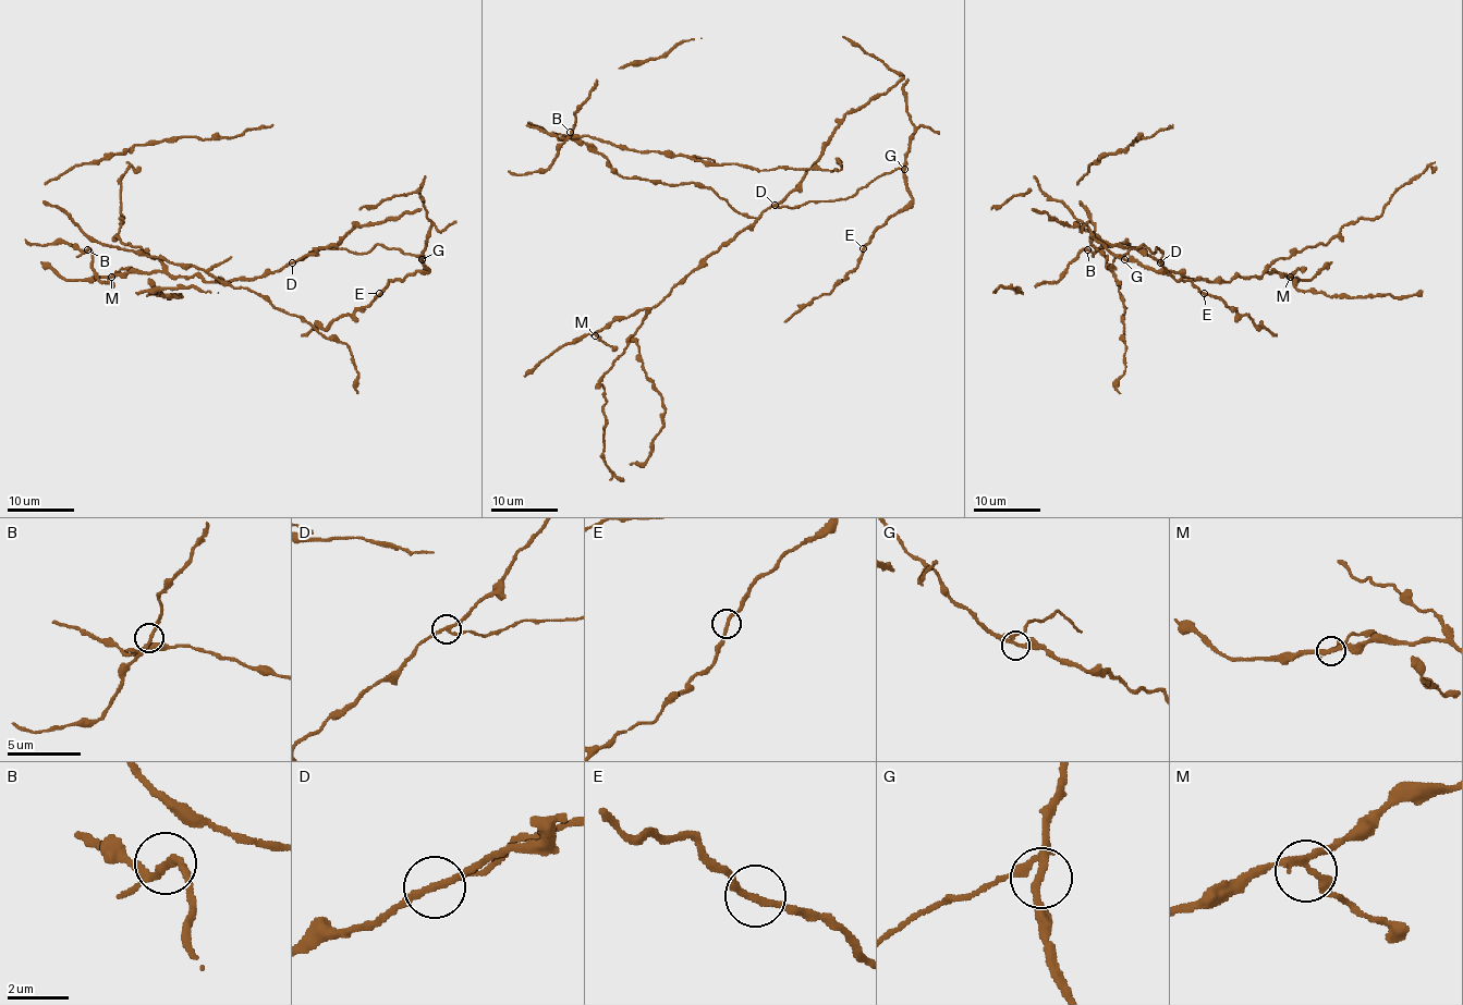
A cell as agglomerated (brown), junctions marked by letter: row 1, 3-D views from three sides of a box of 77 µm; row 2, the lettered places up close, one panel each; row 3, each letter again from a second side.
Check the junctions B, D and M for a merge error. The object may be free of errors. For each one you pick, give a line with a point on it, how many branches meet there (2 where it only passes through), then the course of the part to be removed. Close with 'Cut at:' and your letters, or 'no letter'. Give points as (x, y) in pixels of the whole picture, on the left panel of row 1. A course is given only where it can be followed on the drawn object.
D: at (292, 262); 3 branches meet; foreign part runs (291, 262), (328, 248), (368, 253), (382, 245), (413, 255), (428, 268), (390, 280), (353, 315), (302, 336)
Cut at: D

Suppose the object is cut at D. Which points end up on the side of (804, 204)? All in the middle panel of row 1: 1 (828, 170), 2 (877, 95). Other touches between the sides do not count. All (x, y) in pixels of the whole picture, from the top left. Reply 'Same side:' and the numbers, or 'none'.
Same side: none

